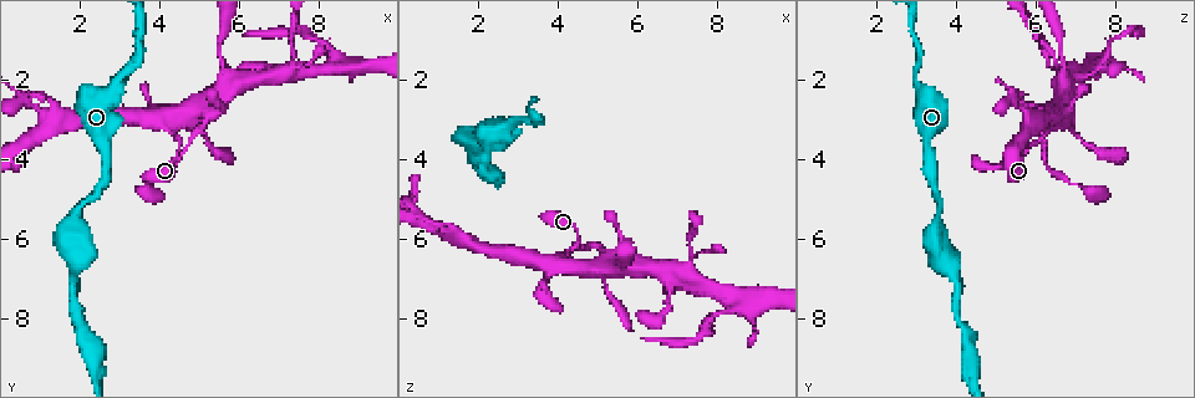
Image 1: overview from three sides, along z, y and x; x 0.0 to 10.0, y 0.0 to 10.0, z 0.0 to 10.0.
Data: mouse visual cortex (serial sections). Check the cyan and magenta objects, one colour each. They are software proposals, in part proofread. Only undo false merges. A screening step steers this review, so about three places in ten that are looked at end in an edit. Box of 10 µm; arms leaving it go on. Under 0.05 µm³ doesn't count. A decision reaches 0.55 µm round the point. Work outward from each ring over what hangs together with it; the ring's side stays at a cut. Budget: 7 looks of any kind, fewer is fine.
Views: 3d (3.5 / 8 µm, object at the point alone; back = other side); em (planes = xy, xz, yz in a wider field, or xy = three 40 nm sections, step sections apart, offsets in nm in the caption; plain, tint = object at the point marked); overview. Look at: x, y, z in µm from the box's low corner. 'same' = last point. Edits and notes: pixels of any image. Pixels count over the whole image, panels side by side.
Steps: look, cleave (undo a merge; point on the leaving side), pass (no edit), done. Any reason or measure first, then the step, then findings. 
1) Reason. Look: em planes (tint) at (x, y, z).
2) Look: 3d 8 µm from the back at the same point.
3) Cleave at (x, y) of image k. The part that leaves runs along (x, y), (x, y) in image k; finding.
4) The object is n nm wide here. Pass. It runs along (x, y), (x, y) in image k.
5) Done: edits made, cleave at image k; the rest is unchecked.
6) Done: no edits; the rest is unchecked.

Thick turns thin. Look: 3d 3.5 µm from the back at (2.95, 2.05, 3.00).

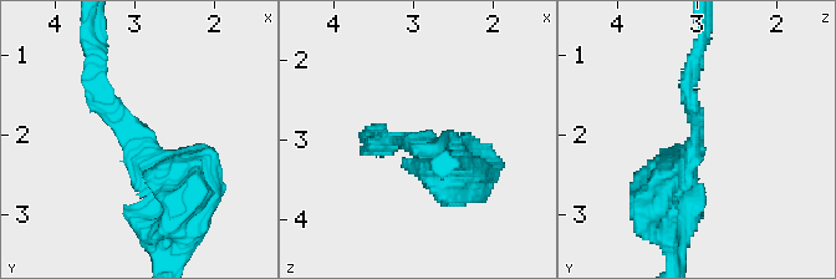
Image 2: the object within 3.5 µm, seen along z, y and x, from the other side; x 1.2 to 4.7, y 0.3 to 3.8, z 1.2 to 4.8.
The arms are 200, 500 nm wide. Look: em xy step 2 (tint) at (2.85, 2.10, 3.05).

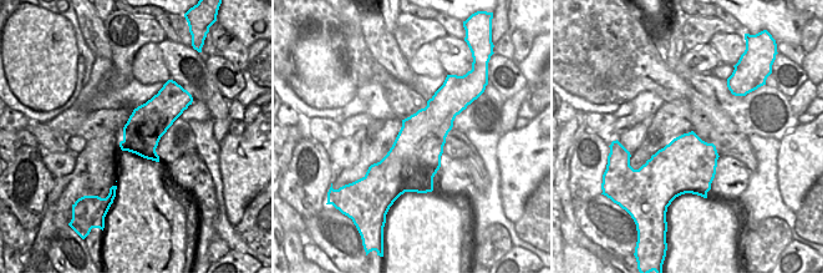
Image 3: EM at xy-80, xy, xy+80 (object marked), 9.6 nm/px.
Pass. All the same cell.

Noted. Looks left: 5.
Two arms in line, one across. Look: 3d 3.5 µm at (5.70, 1.95, 6.75).

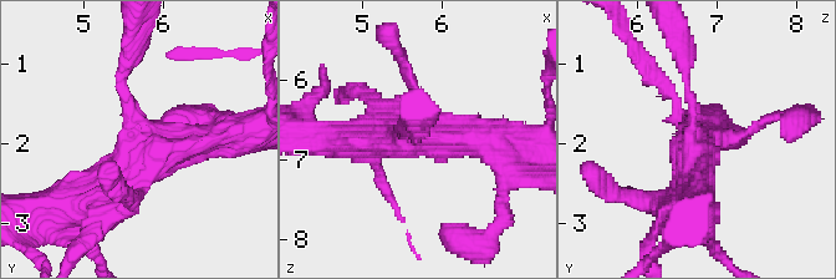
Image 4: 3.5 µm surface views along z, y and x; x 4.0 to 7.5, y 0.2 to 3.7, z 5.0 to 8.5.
Shape alone is not enough. Look: em xy step 1 (tint) at (5.70, 1.95, 6.70).

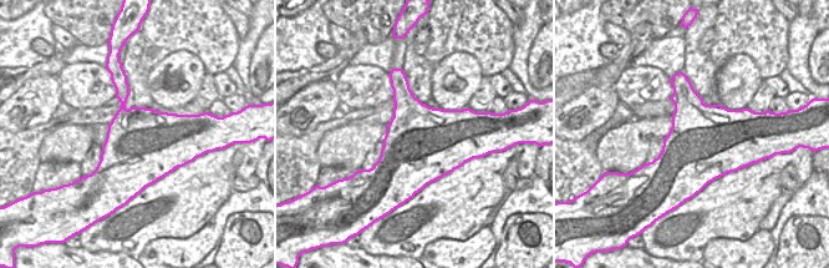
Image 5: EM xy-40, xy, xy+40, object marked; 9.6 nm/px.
The arms are 150, 400, 500 nm wide. Pass. It runs along (85, 203), (161, 150), (234, 138) in image 4; all the same cell.

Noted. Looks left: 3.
Thick turns thin. Look: 3d 3.5 µm from the back at (7.30, 1.25, 6.30).

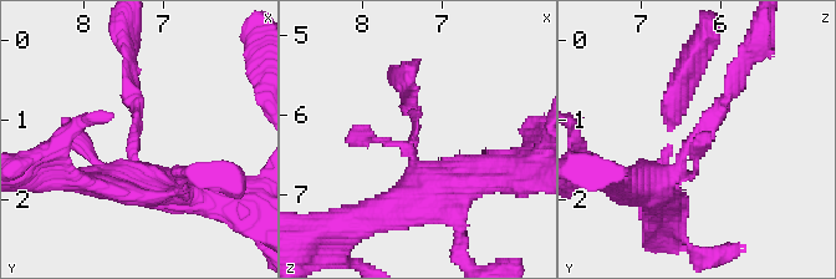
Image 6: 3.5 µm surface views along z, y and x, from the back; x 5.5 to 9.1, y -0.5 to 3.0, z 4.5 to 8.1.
The arms are 150, 300 nm wide. Pass. It runs along (652, 187), (709, 126), (744, 60) in image 6; all the same cell.

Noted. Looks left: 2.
Done: no edits; the rest is unchecked.

